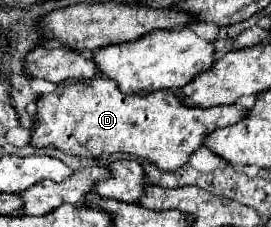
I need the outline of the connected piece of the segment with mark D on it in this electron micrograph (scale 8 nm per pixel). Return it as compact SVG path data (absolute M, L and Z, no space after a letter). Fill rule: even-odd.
M98 76L92 80L66 80L52 94L38 96L36 122L30 146L56 146L74 156L108 156L114 152L132 154L156 164L160 170L176 170L184 166L194 150L214 128L236 124L246 108L236 104L216 108L186 108L168 90L146 96L120 94L116 82Z

